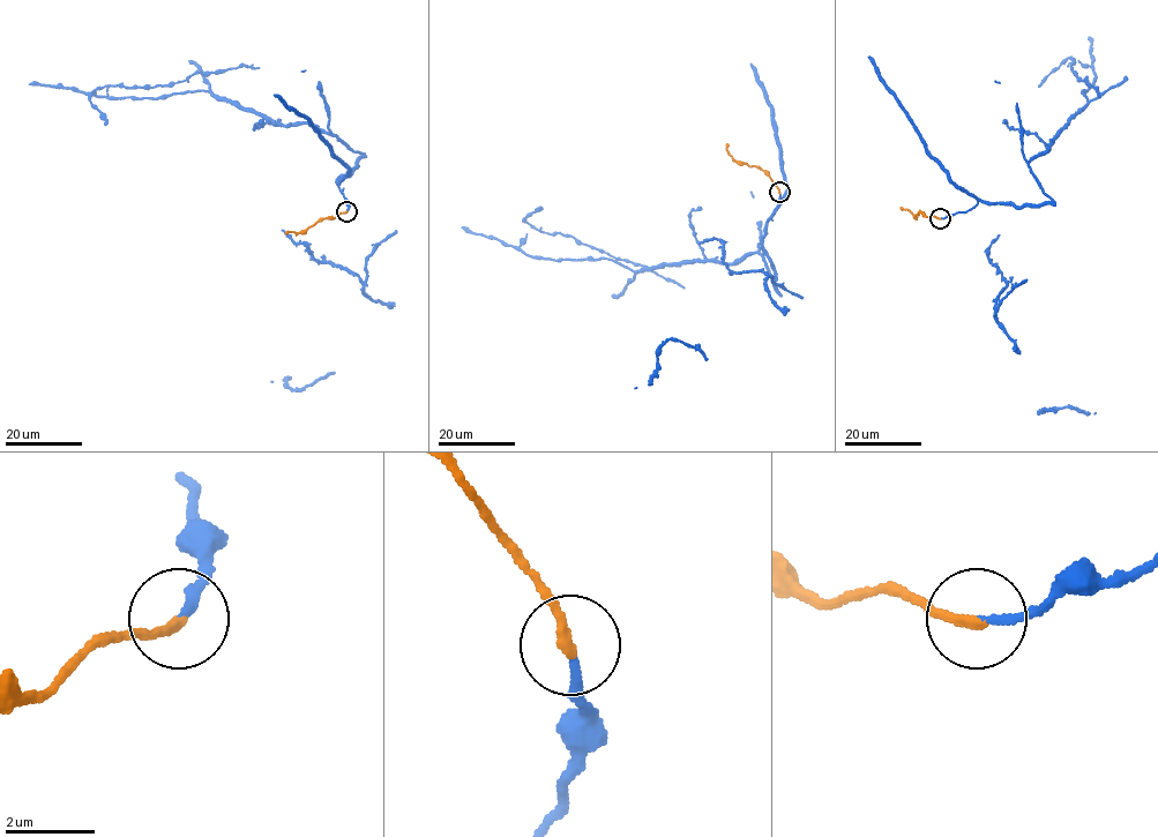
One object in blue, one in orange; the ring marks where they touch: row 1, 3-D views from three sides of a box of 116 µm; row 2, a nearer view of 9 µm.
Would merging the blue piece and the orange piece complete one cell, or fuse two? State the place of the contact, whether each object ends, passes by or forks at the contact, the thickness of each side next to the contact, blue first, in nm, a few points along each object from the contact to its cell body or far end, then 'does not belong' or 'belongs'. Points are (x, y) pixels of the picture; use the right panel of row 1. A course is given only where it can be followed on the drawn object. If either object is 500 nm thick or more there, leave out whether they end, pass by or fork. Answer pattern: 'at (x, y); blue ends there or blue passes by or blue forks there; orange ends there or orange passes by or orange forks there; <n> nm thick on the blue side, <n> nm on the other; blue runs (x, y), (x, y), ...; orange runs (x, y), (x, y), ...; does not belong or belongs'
at (940, 218); blue ends there; orange ends there; 150 nm thick on the blue side, 260 nm on the other; blue runs (940, 218), (979, 201), (1048, 203), (1029, 164), (1047, 151), (1097, 77), (1073, 58), (1070, 69), (1099, 97); orange runs (940, 218), (927, 217), (920, 211), (914, 216), (901, 207); belongs

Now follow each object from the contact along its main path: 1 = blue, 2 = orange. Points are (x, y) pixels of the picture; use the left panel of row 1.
1: (346, 211), (337, 180), (361, 154), (331, 134), (271, 122), (208, 91), (154, 98), (91, 94), (259, 68)
2: (346, 211), (334, 218), (322, 218), (299, 232), (285, 232)

